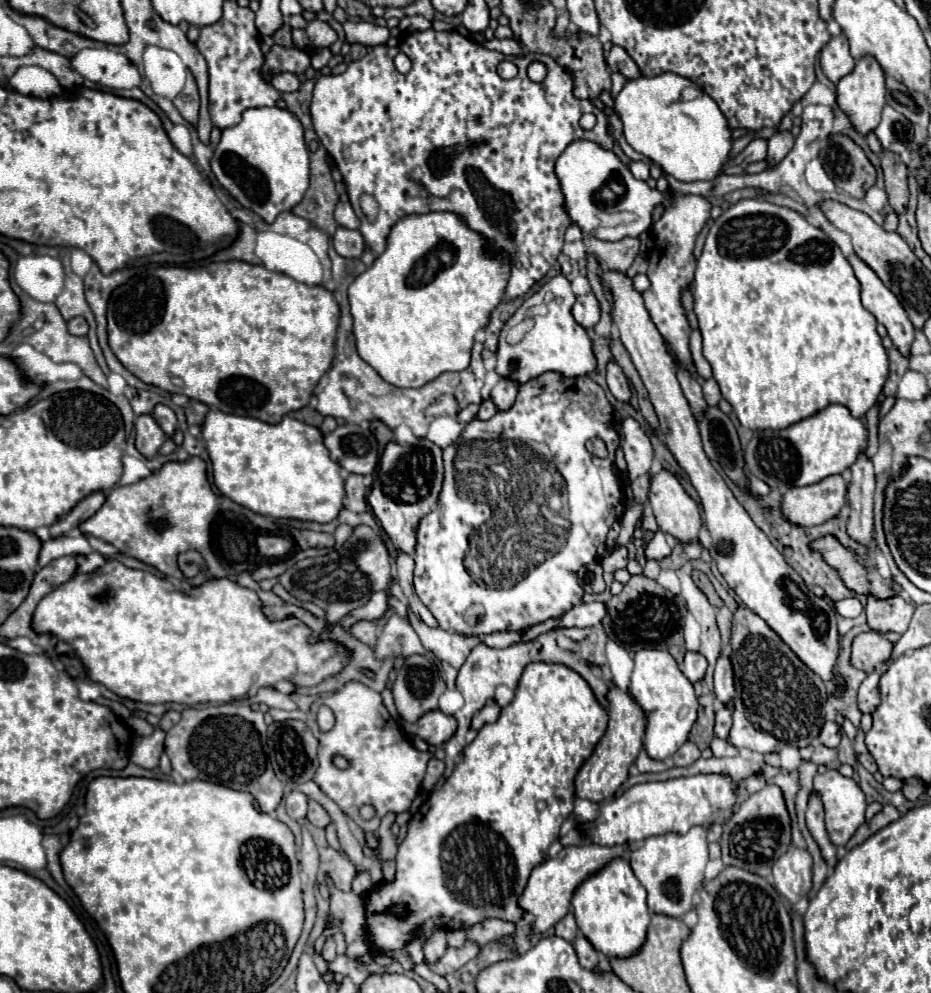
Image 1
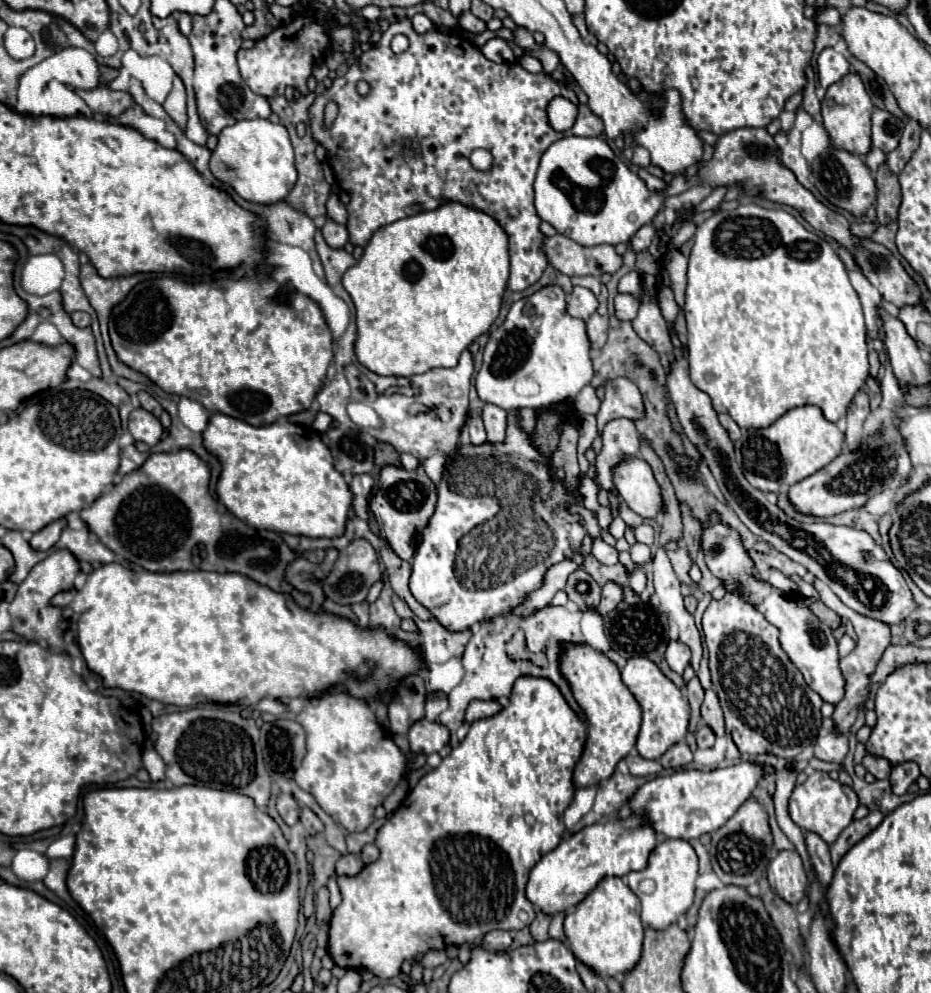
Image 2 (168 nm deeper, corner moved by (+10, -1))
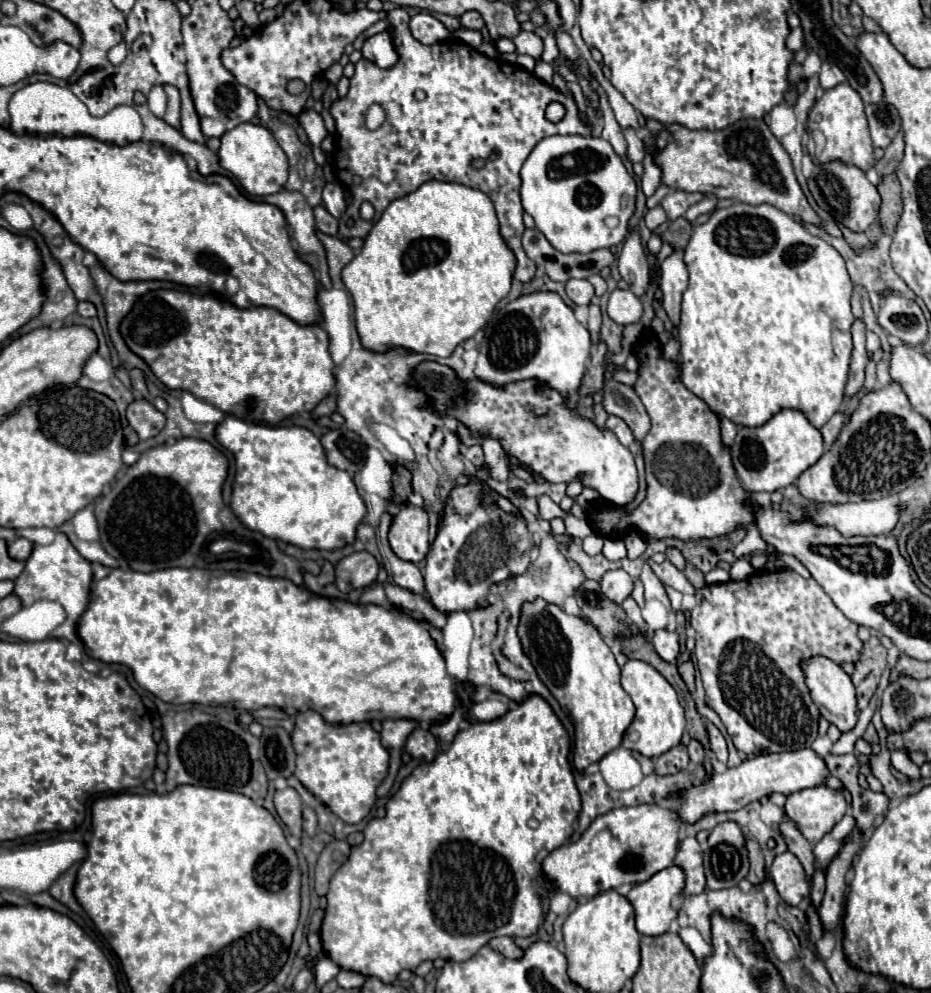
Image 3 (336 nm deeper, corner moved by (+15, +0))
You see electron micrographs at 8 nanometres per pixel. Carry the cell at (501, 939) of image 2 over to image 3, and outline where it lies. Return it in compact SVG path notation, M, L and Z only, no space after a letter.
M497 936L497 938L489 940L489 946L491 946L495 952L503 952L503 954L509 956L509 958L521 956L521 950L515 946L513 938L509 938L509 936Z

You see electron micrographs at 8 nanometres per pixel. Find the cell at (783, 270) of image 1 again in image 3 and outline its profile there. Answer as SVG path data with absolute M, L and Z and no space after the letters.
M733 204L729 208L719 208L715 214L709 216L705 224L699 224L693 228L691 240L685 248L683 262L689 270L689 286L683 292L683 308L681 308L681 380L683 384L701 398L715 414L729 418L731 422L739 426L763 426L771 416L775 416L783 408L793 408L805 412L805 416L811 420L815 428L821 428L843 404L843 392L847 384L849 374L849 362L851 362L851 326L855 322L851 314L851 294L853 294L853 282L847 274L845 260L841 254L827 244L825 240L809 234L799 222L795 222L791 216L781 212L775 206L761 204L761 206L749 206L749 204Z

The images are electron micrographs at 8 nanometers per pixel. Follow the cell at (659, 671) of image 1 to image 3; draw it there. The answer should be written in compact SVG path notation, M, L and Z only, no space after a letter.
M629 660L621 668L621 684L637 708L633 722L625 732L623 746L647 758L657 758L669 748L677 746L685 730L685 712L683 712L683 706L679 704L679 698L673 686L653 666L641 660Z

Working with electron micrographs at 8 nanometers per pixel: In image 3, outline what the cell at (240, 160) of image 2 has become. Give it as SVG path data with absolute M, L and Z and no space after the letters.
M245 122L221 136L221 148L217 152L219 166L225 168L247 194L251 196L269 196L279 192L287 182L287 156L281 150L275 136L259 124Z

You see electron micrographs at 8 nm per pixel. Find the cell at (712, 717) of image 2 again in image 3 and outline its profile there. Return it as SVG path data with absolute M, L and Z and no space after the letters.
M707 722L707 736L709 736L709 744L715 750L717 758L721 762L727 762L727 744L725 744L725 738L723 738L723 734L717 730L717 726L713 722Z

